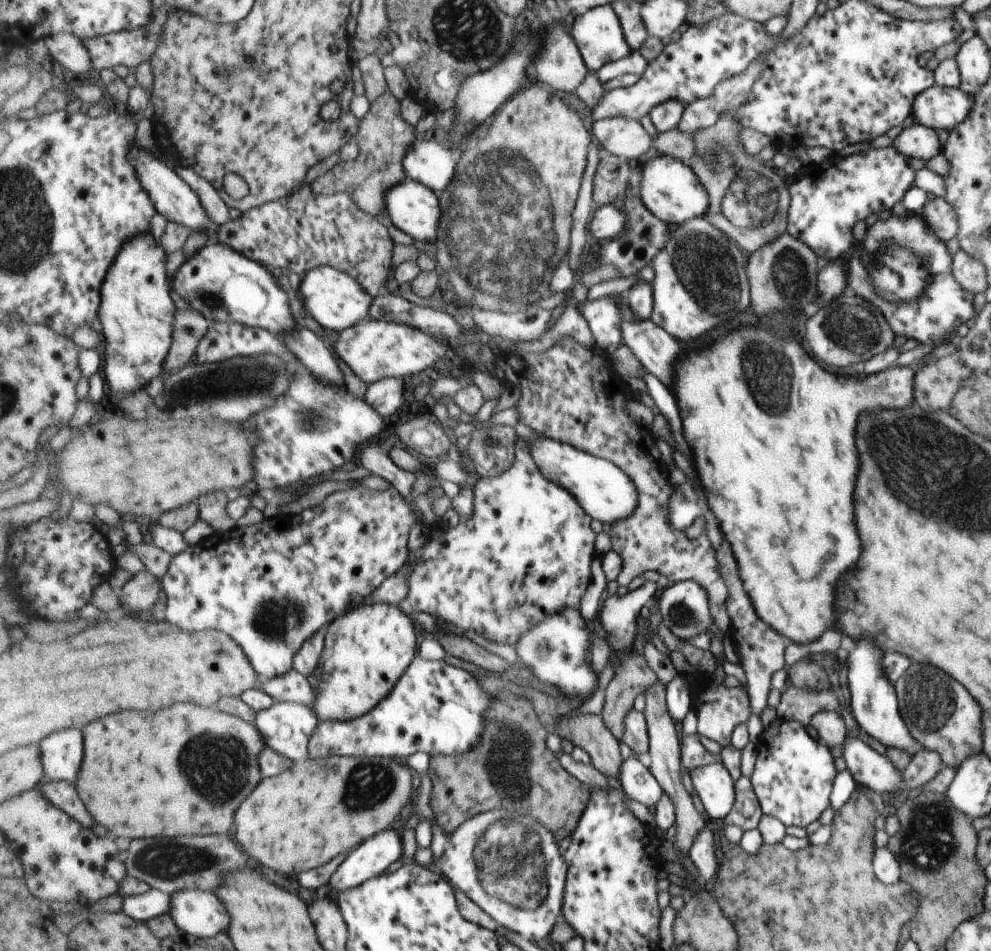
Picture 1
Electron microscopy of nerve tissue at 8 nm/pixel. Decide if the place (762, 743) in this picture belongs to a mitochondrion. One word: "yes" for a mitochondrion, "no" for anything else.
no

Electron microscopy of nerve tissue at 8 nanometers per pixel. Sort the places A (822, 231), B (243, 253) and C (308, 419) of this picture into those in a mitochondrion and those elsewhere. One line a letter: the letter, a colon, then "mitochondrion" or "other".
A: other
B: other
C: mitochondrion

